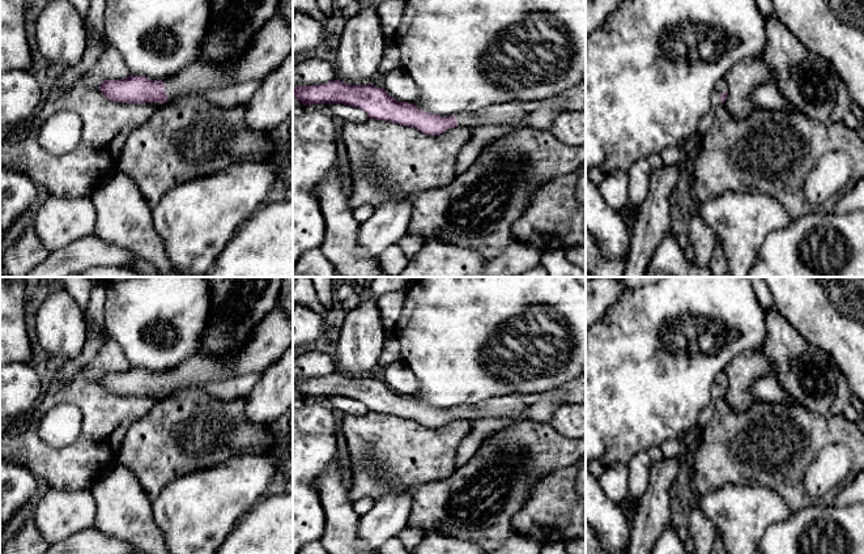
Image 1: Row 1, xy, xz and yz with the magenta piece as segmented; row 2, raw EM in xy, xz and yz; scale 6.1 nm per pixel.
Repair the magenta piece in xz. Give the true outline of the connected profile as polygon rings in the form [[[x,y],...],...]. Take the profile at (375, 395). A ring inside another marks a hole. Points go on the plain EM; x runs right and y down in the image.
[[[333,372],[322,378],[293,379],[293,388],[305,399],[342,396],[363,402],[370,412],[388,413],[417,421],[425,427],[437,429],[455,419],[512,417],[524,413],[527,405],[520,395],[489,399],[474,405],[459,405],[447,410],[429,406],[409,395],[397,395],[384,382],[367,378],[349,378]]]

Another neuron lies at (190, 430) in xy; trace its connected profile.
[[[199,387],[182,388],[162,397],[127,431],[118,464],[128,468],[149,500],[178,477],[225,463],[231,456],[274,451],[269,425],[255,425],[246,417],[246,399],[218,399]]]

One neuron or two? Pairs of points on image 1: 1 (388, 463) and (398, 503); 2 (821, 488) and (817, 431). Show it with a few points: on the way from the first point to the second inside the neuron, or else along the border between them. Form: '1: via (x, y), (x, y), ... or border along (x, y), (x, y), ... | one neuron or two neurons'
1: border along (415, 488), (395, 494), (384, 494), (374, 502) | two neurons
2: border along (816, 455), (805, 473), (805, 490), (818, 501) | two neurons

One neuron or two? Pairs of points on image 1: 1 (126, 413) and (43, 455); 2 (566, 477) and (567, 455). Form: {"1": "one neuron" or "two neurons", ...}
{"1": "one neuron", "2": "two neurons"}

